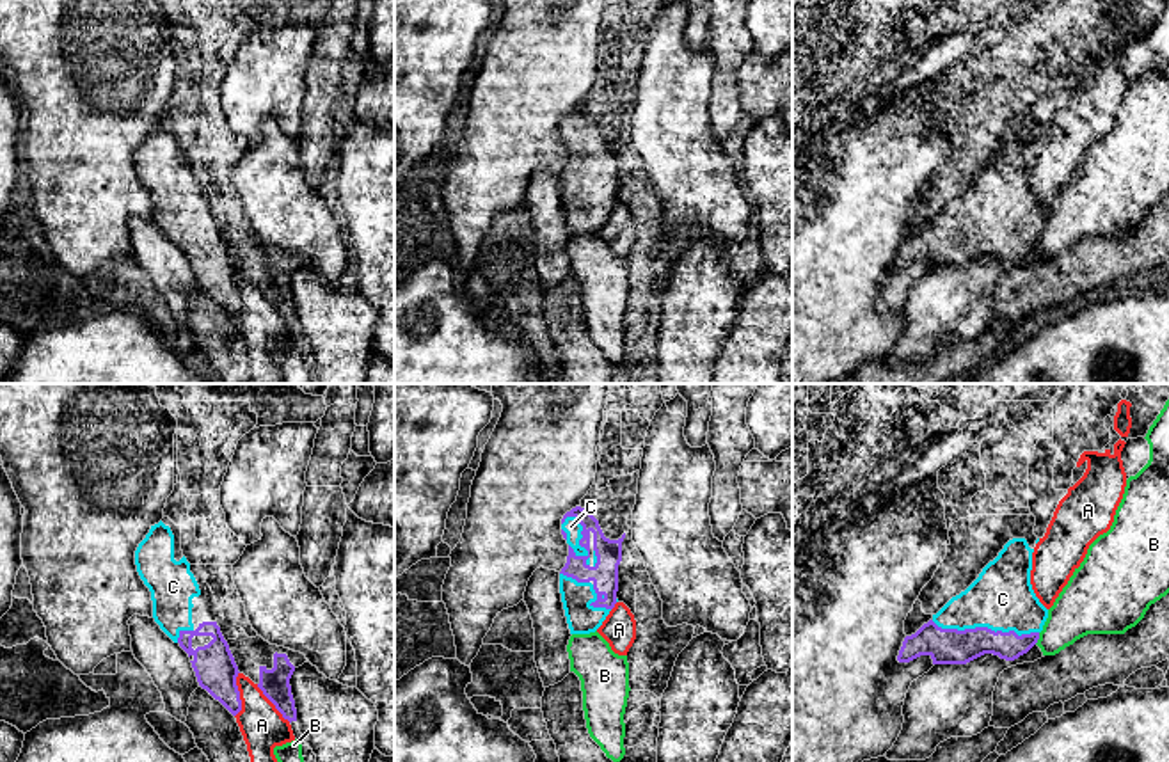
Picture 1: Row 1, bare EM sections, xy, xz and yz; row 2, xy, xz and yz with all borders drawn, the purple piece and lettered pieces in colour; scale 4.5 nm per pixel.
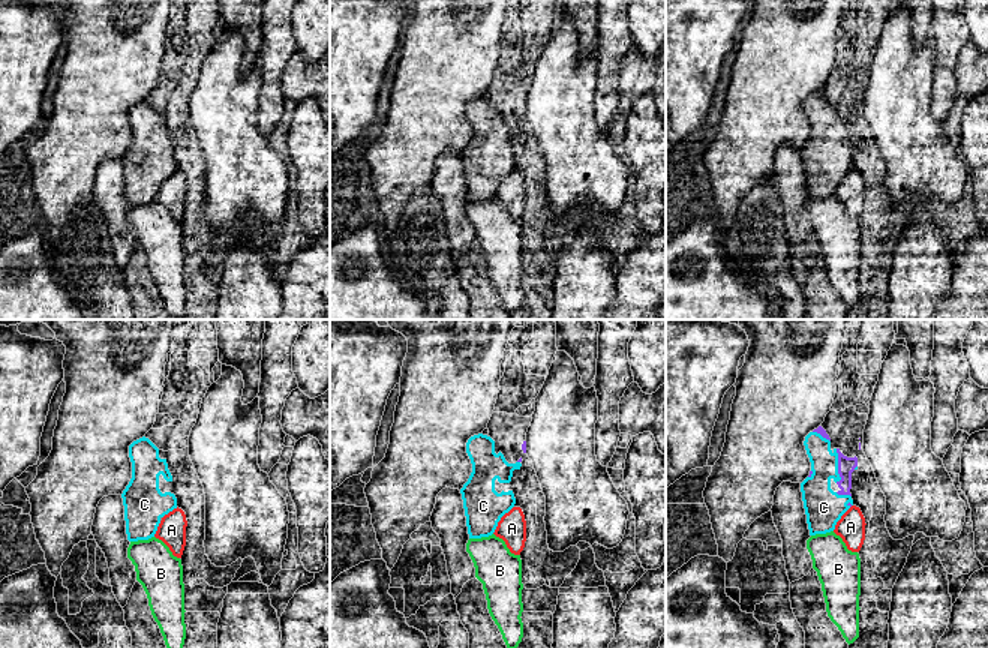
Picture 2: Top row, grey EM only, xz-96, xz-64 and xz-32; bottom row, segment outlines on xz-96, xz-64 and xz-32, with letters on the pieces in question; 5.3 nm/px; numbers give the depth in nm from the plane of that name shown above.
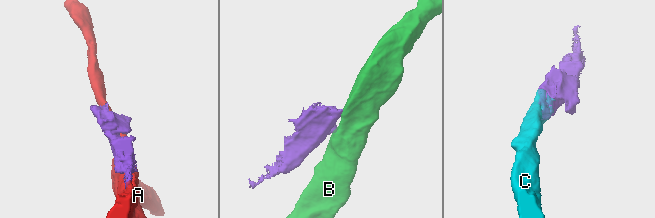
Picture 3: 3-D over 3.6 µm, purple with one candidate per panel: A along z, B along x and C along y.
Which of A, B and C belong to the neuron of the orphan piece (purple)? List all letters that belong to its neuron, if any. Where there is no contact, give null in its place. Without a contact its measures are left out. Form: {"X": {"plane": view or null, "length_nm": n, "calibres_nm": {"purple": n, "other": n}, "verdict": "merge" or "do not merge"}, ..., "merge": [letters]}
{"A": {"plane": "xy", "length_nm": 200, "calibres_nm": {"purple": 190, "other": 200}, "verdict": "do not merge"}, "B": {"plane": "yz", "length_nm": 60, "calibres_nm": {"purple": 130, "other": 240}, "verdict": "do not merge"}, "C": {"plane": "yz", "length_nm": 500, "calibres_nm": {"purple": 160, "other": 280}, "verdict": "merge"}, "merge": ["C"]}

